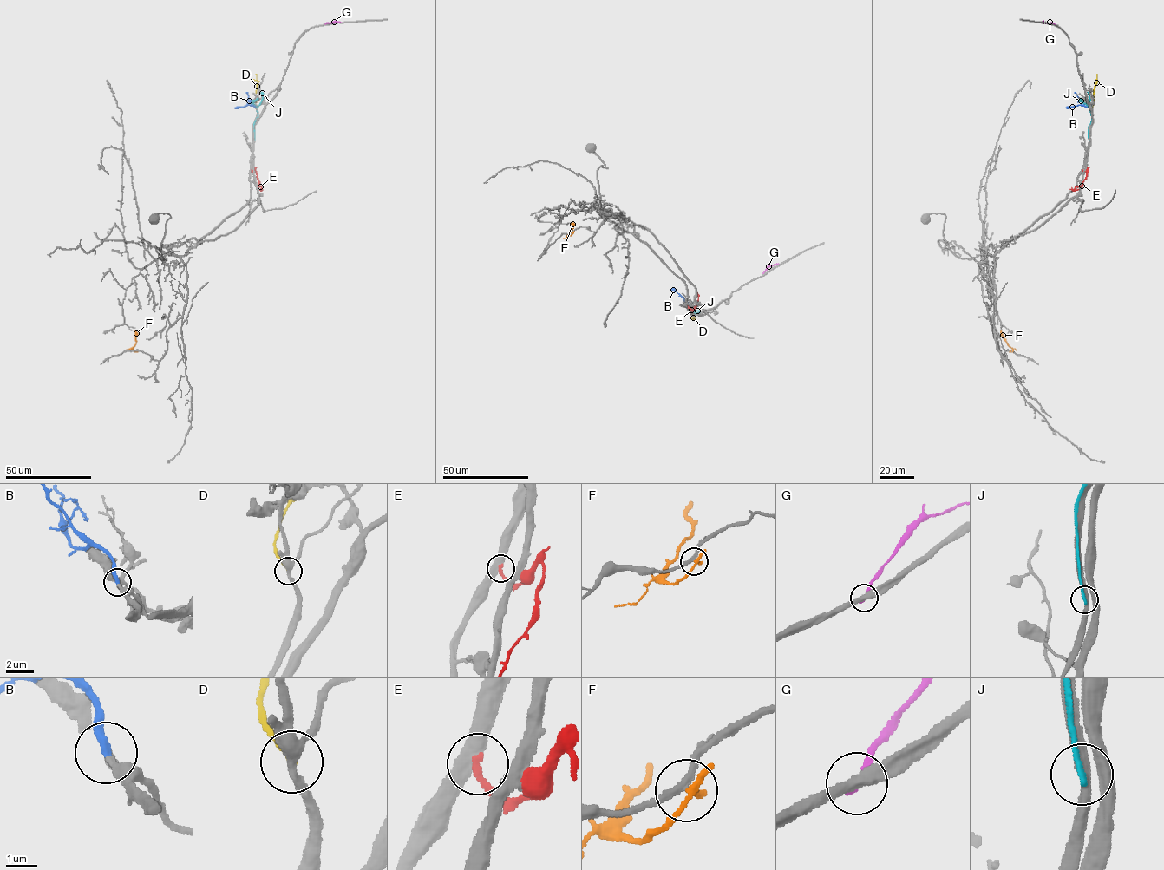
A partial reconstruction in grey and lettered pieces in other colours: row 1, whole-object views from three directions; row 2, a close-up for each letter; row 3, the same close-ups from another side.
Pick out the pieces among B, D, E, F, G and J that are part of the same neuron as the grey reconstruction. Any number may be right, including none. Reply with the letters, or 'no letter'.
B, D

